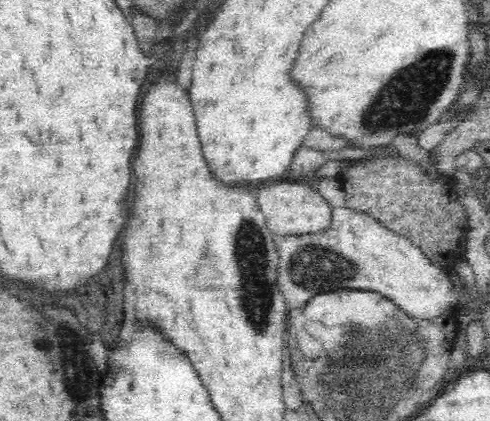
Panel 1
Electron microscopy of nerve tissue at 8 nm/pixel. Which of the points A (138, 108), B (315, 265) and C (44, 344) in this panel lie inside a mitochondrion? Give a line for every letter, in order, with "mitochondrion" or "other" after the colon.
A: other
B: mitochondrion
C: other

